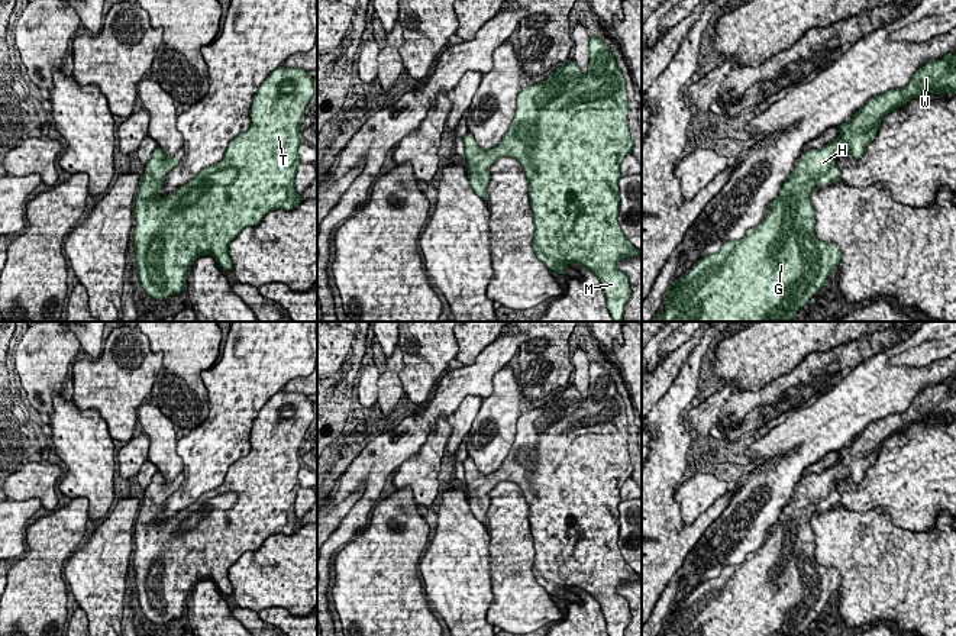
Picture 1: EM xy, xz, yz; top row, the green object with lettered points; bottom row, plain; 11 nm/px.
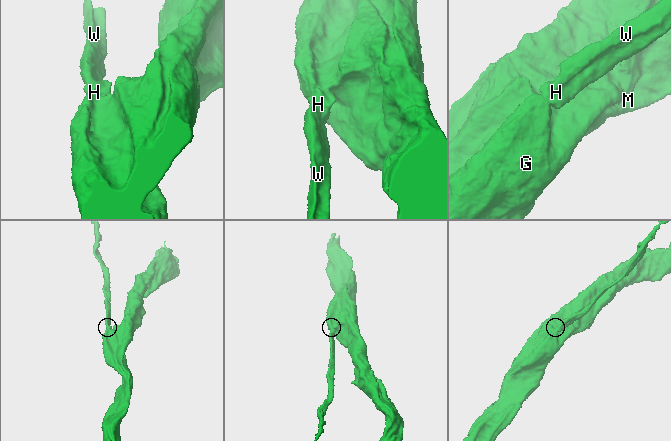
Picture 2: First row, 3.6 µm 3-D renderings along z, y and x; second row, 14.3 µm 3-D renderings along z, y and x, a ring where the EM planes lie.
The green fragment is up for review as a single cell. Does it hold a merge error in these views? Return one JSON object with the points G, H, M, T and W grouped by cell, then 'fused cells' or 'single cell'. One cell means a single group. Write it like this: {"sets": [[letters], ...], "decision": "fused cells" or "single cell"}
{"sets": [["G", "H", "M", "T", "W"]], "decision": "single cell"}

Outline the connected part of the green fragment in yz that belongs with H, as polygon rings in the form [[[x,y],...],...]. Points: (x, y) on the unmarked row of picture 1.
[[[956,378],[927,385],[904,413],[869,423],[850,446],[839,449],[837,464],[821,474],[801,478],[801,488],[771,526],[765,543],[756,552],[747,553],[742,564],[724,566],[718,577],[700,584],[689,597],[675,604],[665,617],[665,636],[798,636],[802,633],[823,611],[842,582],[836,568],[826,568],[815,559],[811,516],[818,507],[830,510],[840,503],[837,481],[850,478],[859,484],[865,478],[866,471],[876,462],[885,439],[928,417],[956,419]]]

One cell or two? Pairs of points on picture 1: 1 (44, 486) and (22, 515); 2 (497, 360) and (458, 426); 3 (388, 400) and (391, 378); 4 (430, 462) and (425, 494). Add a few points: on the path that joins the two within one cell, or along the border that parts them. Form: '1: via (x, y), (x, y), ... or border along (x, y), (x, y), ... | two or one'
1: border along (15, 501), (38, 499), (42, 506) | two
2: border along (483, 399), (467, 396), (451, 419) | two
3: via (388, 394), (390, 384) | one
4: via (425, 470), (425, 487) | one

